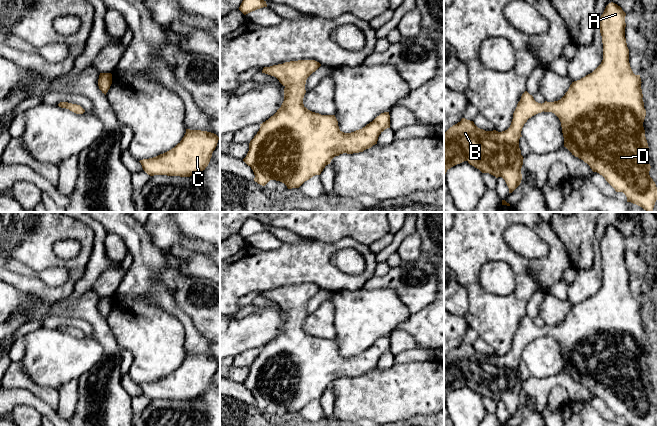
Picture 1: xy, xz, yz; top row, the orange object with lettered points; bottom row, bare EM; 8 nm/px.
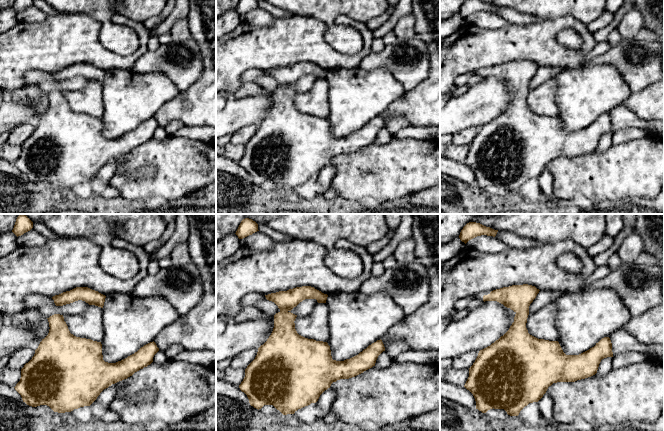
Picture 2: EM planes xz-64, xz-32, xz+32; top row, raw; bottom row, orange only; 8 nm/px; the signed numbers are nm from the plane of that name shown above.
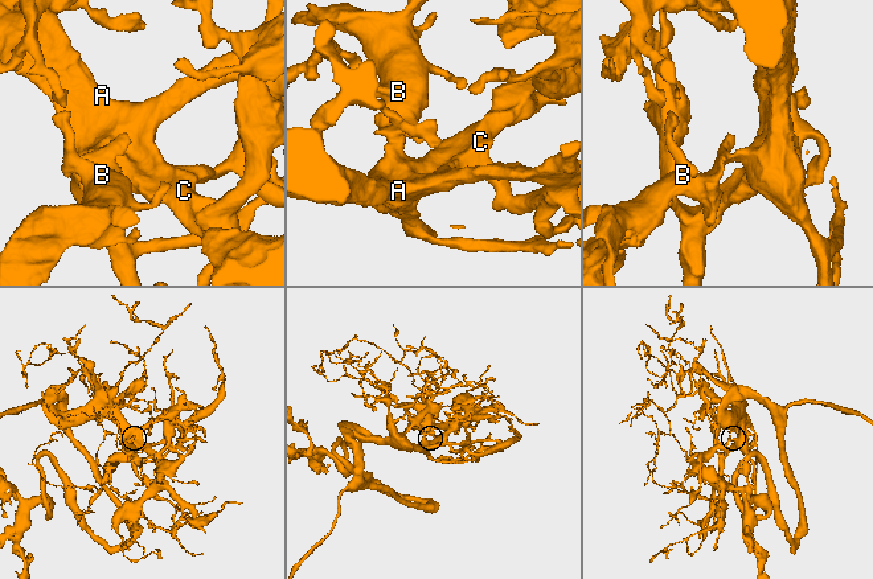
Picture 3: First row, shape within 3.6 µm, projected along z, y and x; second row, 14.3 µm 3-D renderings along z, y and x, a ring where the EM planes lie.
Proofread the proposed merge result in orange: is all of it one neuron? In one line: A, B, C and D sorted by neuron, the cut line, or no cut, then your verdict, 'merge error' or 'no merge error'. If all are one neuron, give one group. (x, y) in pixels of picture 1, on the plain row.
A B C D | no cut | no merge error

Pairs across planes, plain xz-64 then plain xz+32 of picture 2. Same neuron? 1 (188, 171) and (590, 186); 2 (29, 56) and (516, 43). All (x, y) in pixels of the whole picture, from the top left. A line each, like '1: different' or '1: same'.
1: same
2: same

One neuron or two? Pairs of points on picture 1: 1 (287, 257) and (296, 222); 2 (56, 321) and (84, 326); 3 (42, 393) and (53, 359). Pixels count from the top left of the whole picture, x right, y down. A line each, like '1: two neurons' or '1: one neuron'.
1: two neurons
2: one neuron
3: two neurons

